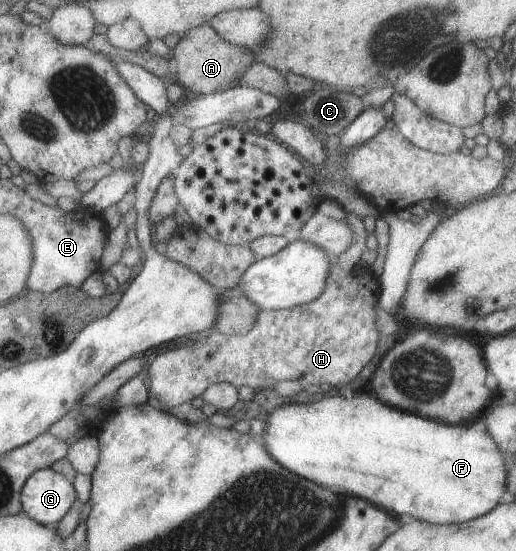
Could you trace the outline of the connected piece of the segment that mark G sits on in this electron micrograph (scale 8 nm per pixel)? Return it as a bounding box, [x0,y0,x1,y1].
[24,468,79,526]

